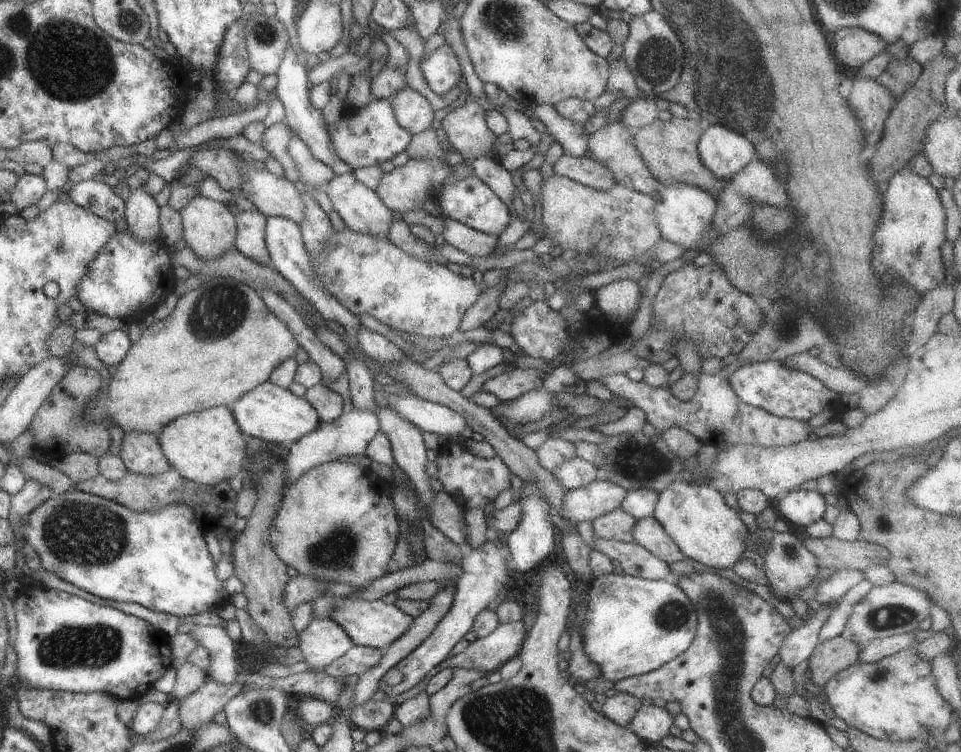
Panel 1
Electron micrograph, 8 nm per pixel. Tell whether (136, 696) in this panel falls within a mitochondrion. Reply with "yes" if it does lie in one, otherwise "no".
no

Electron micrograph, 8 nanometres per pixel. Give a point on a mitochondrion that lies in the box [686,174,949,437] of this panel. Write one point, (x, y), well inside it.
(793, 270)

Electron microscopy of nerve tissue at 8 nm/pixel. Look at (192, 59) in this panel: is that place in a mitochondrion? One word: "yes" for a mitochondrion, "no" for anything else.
no

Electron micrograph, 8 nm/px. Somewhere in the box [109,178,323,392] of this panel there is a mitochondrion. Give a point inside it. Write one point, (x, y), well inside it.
(225, 305)

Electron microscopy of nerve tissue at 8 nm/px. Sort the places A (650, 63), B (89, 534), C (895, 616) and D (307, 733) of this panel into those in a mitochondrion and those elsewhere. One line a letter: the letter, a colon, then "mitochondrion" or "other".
A: mitochondrion
B: mitochondrion
C: mitochondrion
D: other

